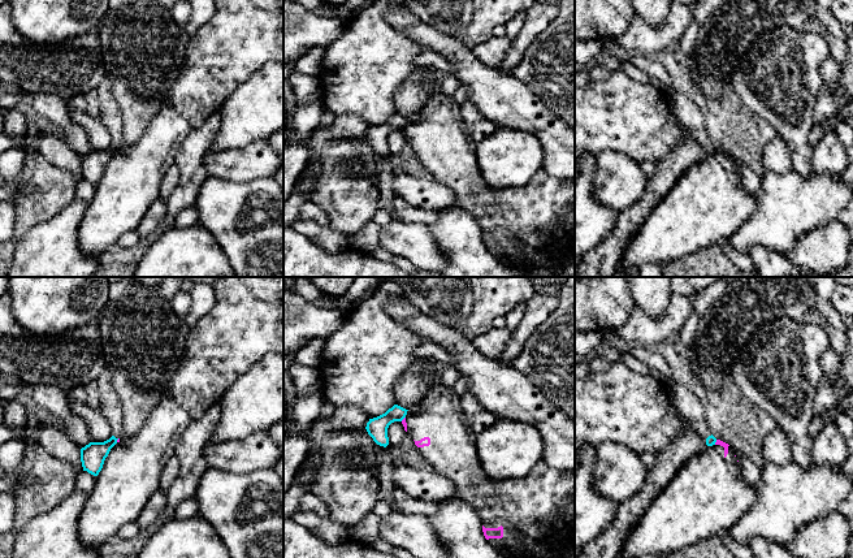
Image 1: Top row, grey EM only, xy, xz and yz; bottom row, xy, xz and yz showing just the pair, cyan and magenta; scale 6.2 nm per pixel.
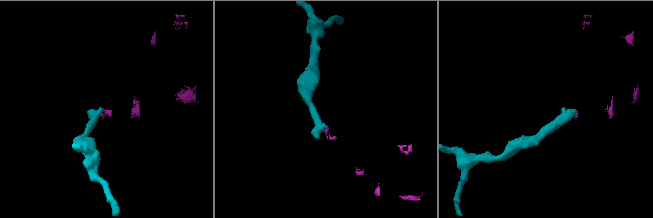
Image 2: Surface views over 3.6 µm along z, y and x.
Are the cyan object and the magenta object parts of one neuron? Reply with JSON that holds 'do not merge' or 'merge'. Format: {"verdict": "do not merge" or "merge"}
{"verdict": "do not merge"}

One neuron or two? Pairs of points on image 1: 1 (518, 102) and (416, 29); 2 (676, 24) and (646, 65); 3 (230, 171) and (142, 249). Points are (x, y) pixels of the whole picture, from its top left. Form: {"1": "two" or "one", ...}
{"1": "one", "2": "two", "3": "two"}

